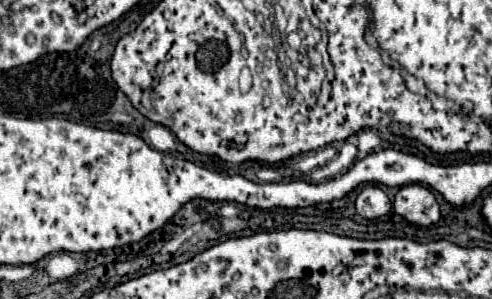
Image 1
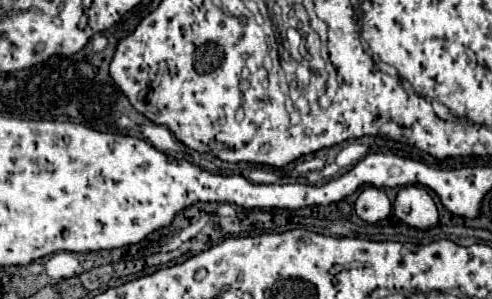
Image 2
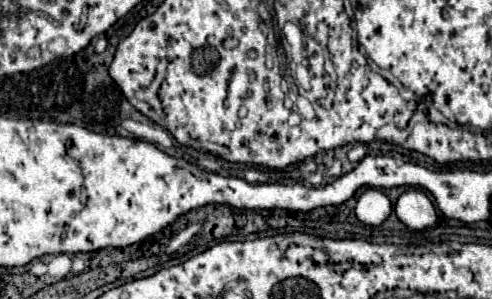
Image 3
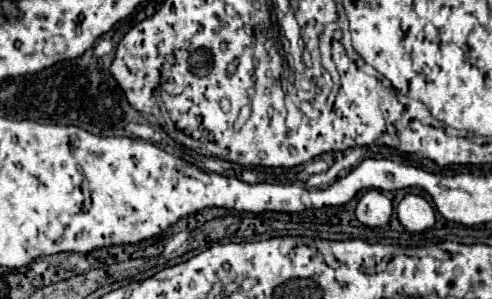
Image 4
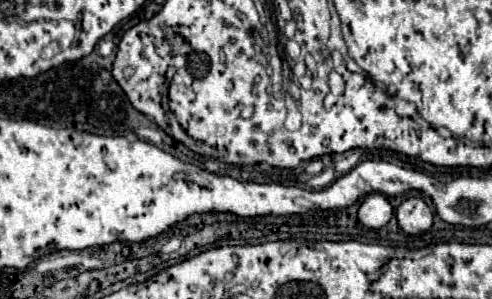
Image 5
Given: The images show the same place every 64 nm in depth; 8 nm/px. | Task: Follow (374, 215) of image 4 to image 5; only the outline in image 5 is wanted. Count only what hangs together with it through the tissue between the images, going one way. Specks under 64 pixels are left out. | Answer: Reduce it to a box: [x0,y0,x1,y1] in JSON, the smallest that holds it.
[358,192,394,228]

